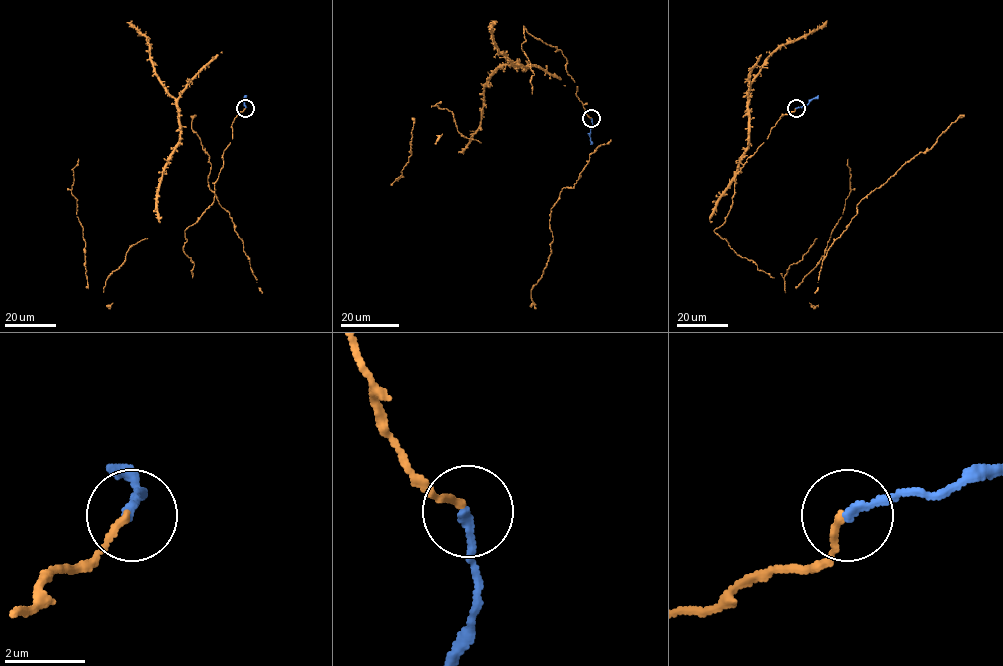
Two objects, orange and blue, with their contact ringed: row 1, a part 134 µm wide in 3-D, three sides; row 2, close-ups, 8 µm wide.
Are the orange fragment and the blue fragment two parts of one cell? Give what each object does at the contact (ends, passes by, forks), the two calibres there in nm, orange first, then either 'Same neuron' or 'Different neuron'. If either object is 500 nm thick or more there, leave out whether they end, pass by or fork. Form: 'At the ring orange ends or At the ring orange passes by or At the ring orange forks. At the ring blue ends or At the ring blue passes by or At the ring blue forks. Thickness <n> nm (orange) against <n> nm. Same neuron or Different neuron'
At the ring orange ends. At the ring blue ends. Thickness 170 nm (orange) against 220 nm. Same neuron

